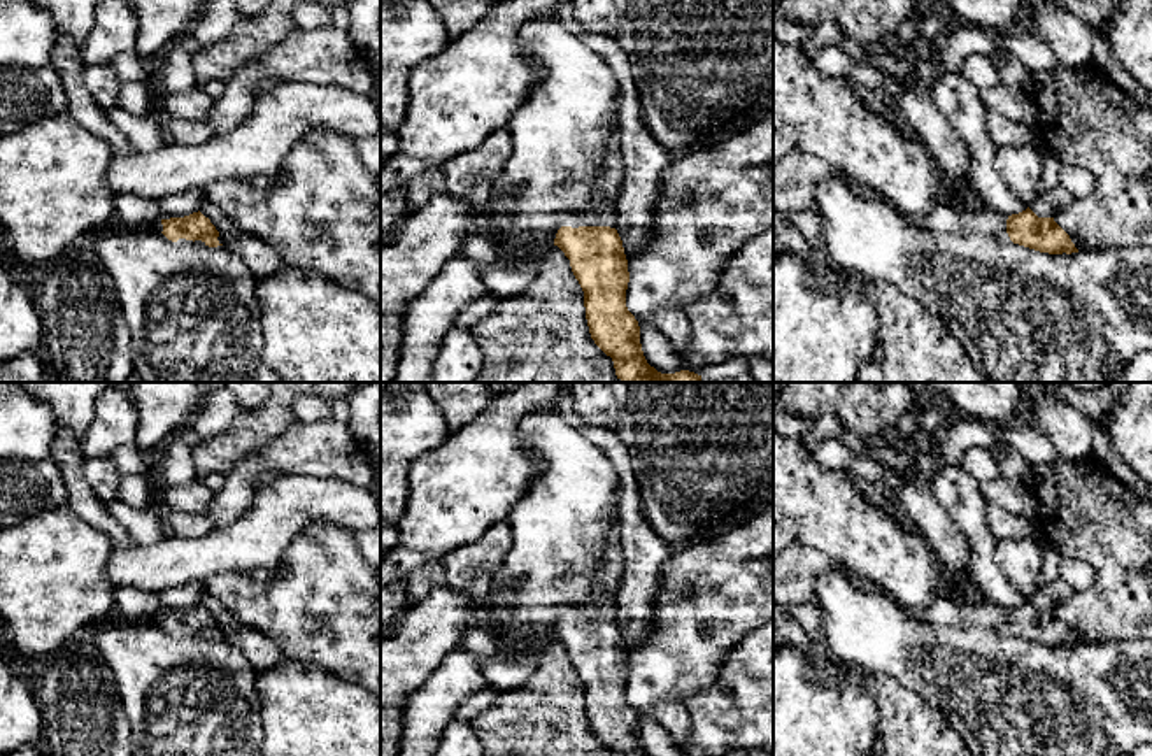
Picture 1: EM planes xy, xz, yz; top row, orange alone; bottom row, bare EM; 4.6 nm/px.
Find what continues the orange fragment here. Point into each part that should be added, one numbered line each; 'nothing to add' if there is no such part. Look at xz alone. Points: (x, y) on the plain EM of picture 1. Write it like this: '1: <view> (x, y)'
1: xz (605, 581)

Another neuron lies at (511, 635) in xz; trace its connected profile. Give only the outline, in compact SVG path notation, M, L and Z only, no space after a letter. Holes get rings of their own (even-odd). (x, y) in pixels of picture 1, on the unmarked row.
M559 409L530 412L521 439L545 470L508 514L512 549L493 575L482 616L503 640L503 653L554 638L559 609L589 600L619 488L607 453L570 426Z

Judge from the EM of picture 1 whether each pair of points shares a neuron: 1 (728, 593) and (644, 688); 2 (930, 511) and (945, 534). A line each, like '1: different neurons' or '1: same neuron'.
1: same neuron
2: same neuron

